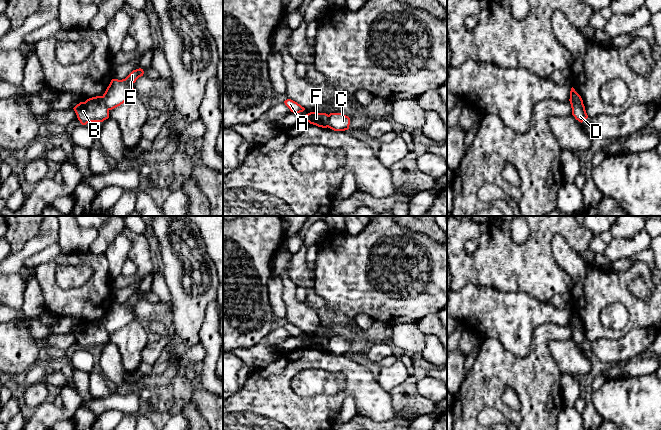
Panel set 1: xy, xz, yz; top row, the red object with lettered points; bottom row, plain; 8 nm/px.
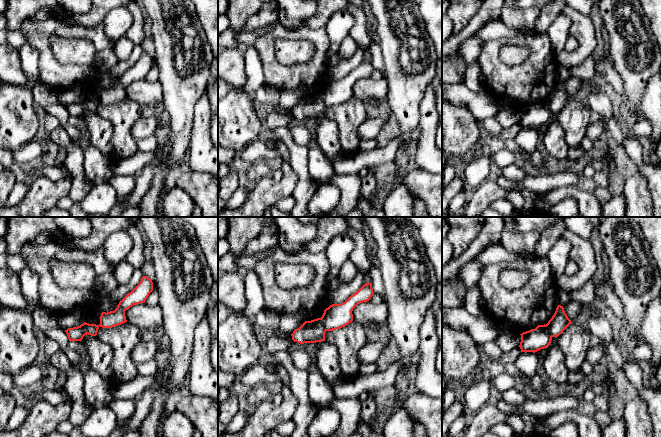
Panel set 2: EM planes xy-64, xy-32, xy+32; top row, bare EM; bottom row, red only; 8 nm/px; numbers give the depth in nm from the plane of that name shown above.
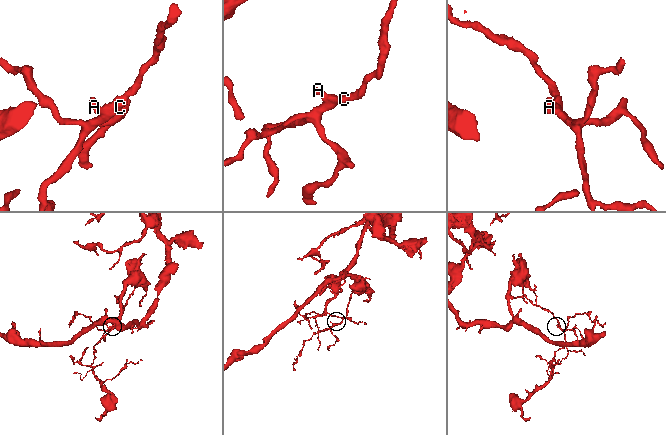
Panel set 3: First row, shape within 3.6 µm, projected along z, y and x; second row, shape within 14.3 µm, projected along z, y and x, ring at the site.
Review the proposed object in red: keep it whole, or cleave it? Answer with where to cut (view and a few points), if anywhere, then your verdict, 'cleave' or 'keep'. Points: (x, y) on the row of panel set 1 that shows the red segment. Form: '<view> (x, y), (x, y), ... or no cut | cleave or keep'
xy (102, 96), (105, 105), (109, 109) | cleave

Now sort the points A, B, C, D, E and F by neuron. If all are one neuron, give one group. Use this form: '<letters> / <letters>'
A B D F / C E

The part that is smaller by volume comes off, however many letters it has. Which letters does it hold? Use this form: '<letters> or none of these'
A, B, D, F

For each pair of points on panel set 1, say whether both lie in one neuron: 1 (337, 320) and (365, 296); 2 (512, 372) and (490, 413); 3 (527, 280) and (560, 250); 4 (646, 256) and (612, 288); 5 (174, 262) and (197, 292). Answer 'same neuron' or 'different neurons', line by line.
1: different neurons
2: different neurons
3: different neurons
4: different neurons
5: same neuron

